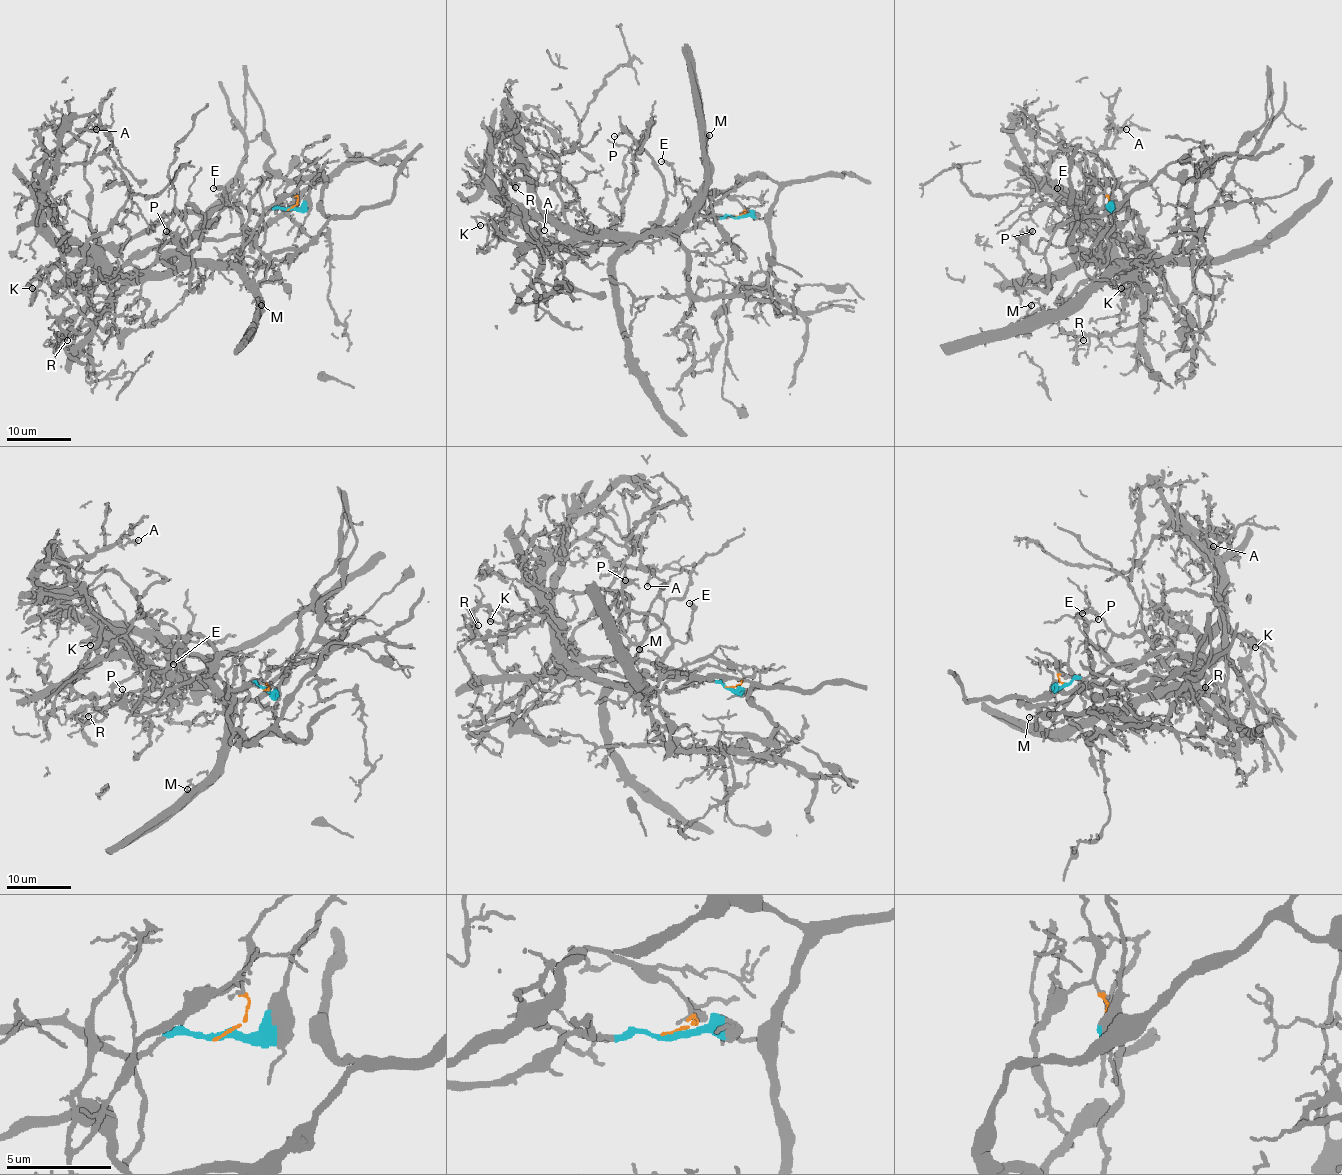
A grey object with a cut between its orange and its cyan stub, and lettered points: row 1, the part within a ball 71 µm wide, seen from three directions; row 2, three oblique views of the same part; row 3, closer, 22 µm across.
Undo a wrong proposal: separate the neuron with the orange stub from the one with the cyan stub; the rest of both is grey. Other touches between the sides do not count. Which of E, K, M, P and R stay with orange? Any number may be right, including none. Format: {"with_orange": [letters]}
{"with_orange": ["M", "R"]}

